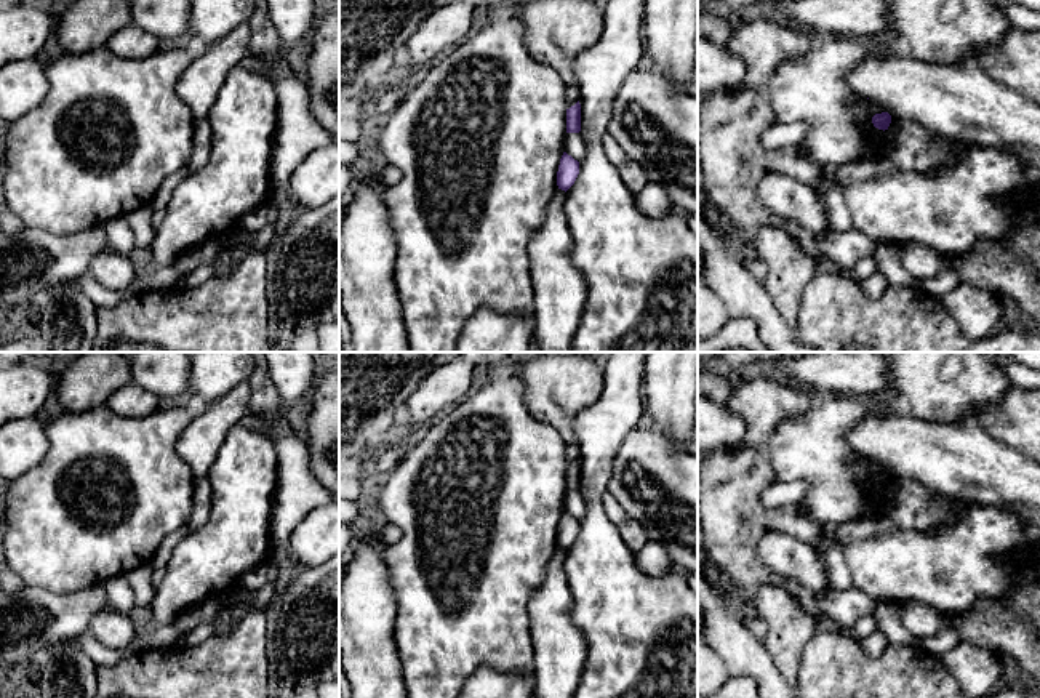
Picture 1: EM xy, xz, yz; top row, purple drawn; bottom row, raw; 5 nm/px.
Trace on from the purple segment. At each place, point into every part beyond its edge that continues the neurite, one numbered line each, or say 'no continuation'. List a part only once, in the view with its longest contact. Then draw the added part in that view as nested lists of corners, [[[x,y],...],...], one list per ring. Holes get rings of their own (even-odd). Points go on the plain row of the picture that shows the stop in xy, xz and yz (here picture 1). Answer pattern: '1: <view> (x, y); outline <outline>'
no continuation

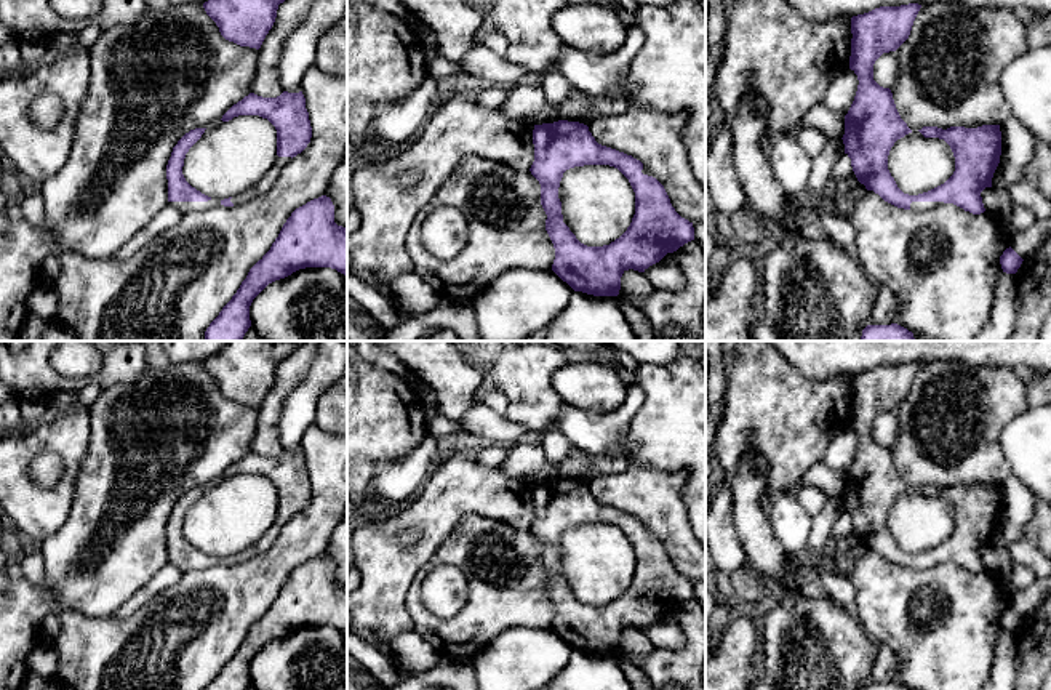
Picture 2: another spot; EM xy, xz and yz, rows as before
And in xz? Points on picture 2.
no continuation

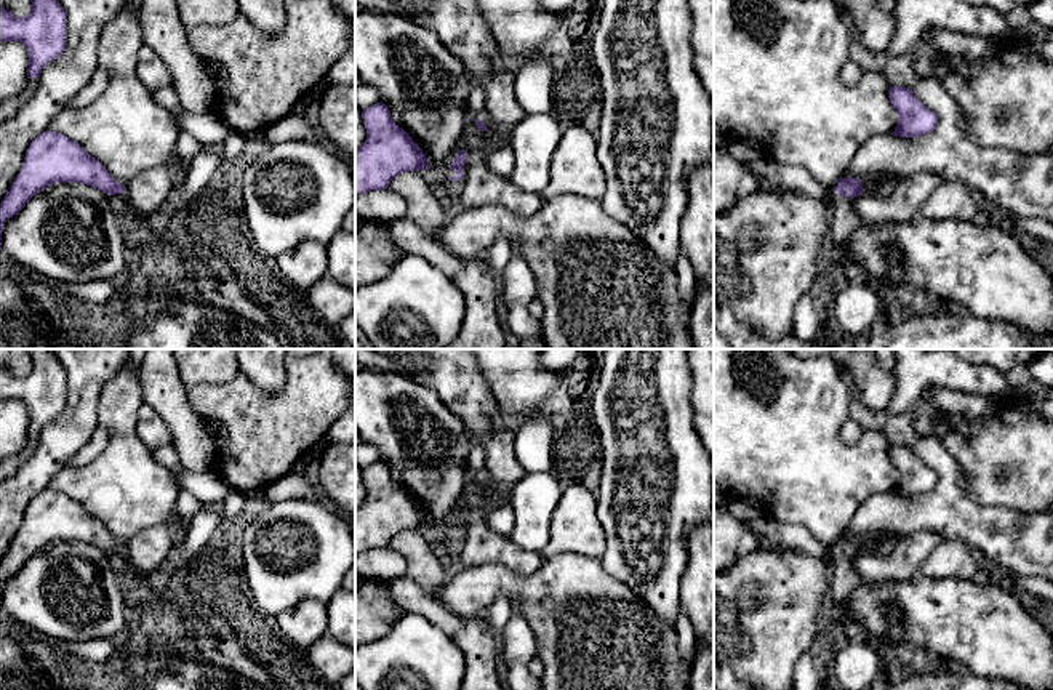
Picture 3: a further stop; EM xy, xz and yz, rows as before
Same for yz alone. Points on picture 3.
1: yz (844, 580); outline [[[834,552],[835,564],[831,572],[831,599],[834,605],[845,605],[851,592],[864,583],[853,568],[853,557]]]

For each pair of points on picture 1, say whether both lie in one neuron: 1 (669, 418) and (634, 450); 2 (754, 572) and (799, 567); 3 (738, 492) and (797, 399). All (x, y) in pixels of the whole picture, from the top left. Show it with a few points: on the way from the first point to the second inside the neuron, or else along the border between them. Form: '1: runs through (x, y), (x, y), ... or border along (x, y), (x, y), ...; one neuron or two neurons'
1: border along (652, 425), (680, 447); two neurons
2: border along (764, 533), (759, 557), (805, 588); two neurons
3: runs through (746, 468), (757, 433), (773, 417); one neuron

